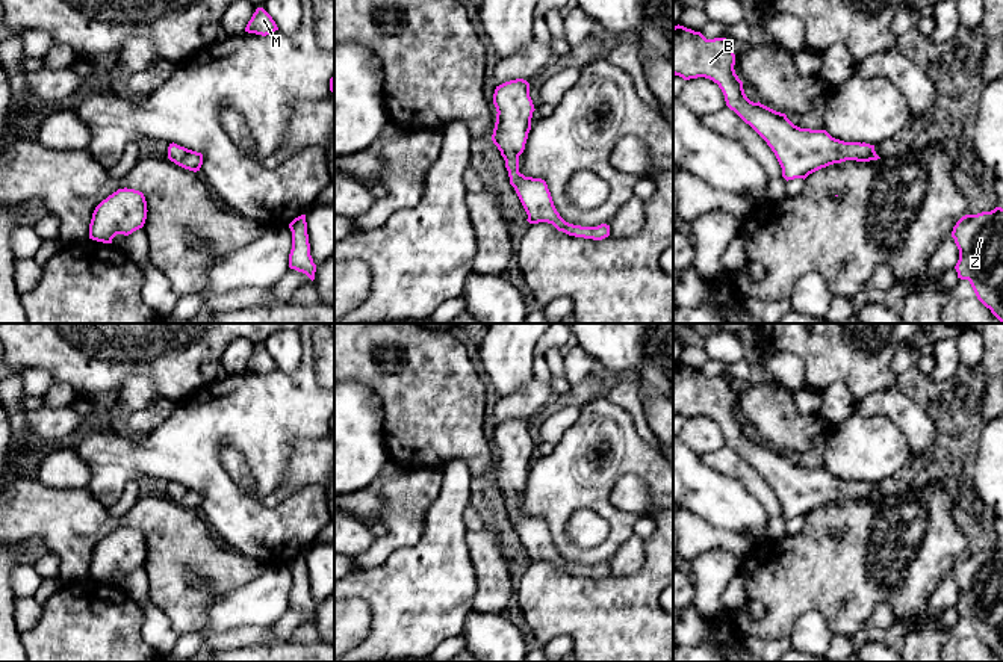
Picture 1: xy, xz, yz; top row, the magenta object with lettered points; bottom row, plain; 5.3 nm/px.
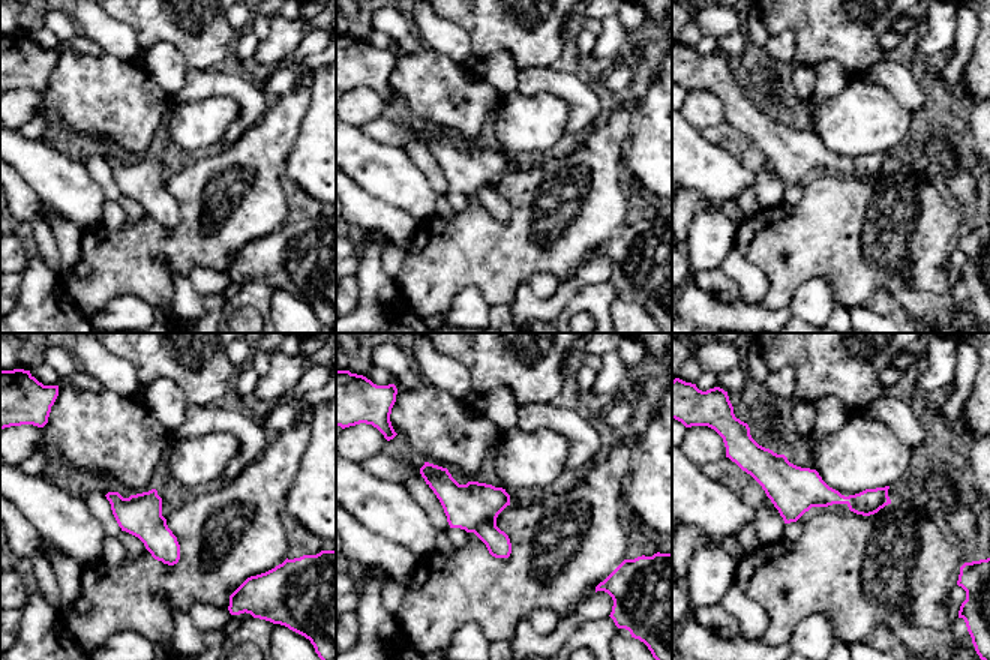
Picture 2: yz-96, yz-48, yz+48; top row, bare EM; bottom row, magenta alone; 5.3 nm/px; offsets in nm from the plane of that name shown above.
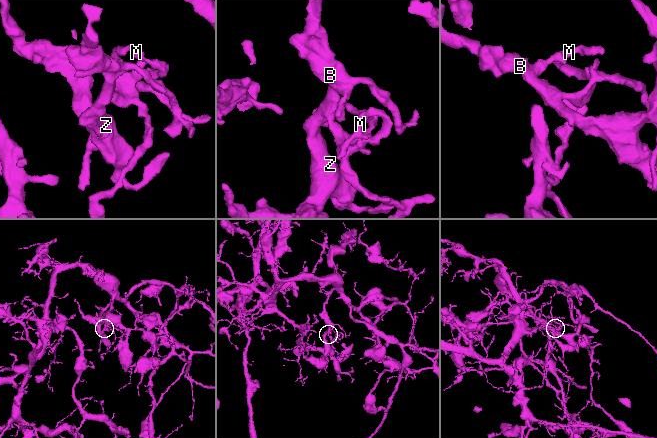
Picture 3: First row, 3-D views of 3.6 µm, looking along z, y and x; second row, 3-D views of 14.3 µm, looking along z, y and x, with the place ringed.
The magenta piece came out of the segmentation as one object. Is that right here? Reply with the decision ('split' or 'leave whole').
leave whole

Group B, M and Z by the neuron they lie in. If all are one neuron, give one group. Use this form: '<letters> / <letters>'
B M Z

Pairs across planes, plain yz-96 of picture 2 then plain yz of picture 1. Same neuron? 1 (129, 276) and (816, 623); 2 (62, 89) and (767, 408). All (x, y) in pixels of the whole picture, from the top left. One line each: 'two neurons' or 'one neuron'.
1: two neurons
2: one neuron

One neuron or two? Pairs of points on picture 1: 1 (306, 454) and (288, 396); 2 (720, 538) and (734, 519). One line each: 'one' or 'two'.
1: two
2: two

